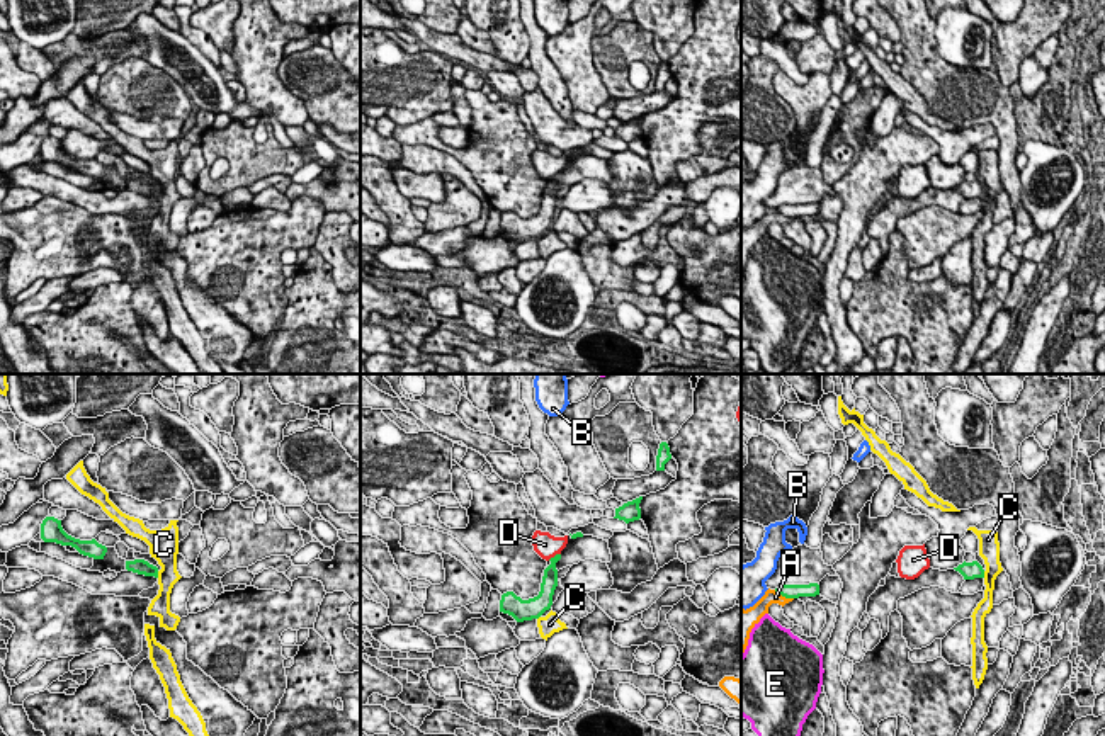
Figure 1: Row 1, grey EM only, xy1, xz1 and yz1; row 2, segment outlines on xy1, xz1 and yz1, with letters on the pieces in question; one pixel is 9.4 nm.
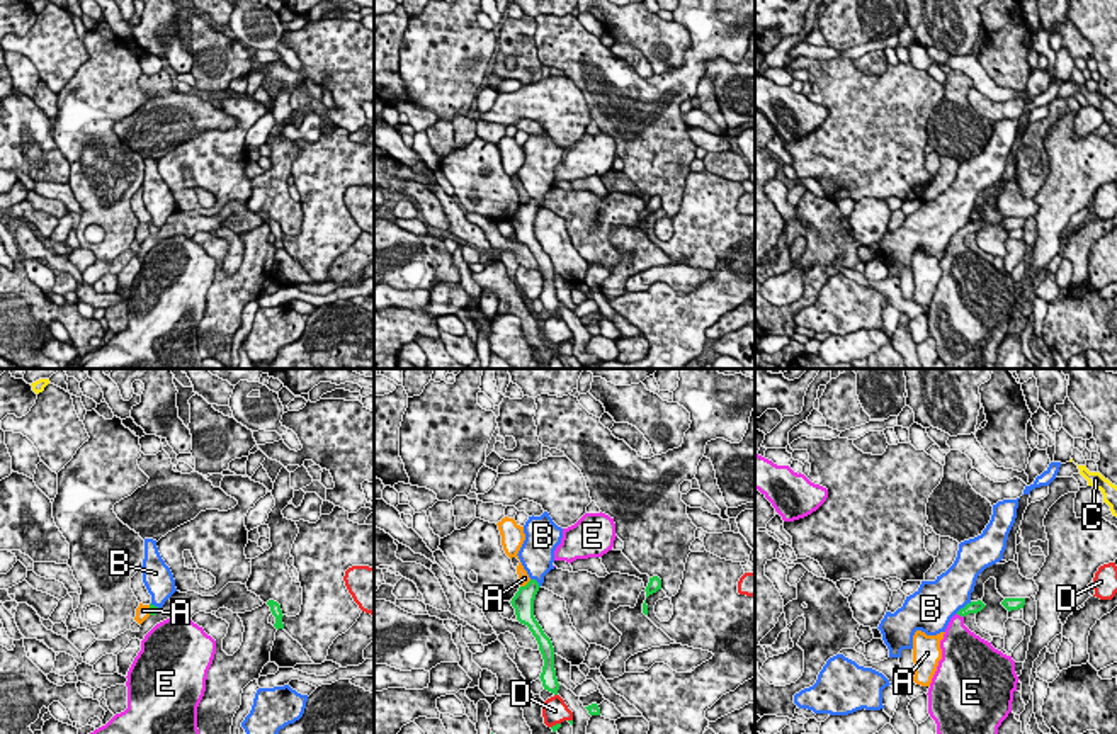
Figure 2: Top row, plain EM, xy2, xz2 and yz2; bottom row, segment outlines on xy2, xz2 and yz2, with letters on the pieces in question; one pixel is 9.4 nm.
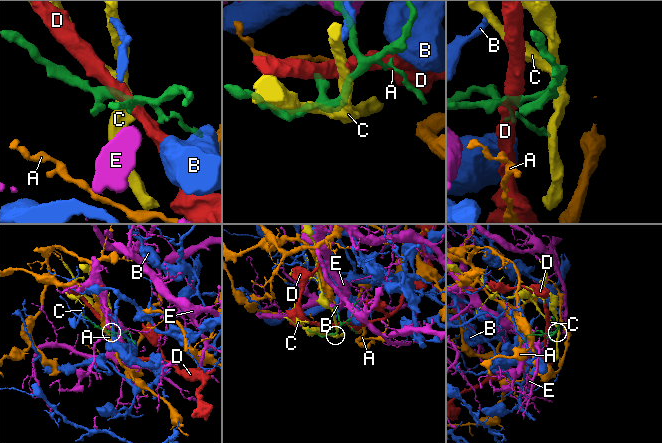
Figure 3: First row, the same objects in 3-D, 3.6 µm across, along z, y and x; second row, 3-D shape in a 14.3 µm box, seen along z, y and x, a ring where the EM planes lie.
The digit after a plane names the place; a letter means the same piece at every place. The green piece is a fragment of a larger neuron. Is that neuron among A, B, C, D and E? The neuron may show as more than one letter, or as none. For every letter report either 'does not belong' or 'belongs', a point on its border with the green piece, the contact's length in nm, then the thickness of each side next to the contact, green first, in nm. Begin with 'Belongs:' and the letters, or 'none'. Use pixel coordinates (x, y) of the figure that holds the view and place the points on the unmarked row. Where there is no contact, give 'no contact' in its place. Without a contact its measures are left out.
Belongs: E
A: does not belong; meets green in yz1 at (784, 215); contact 200 nm long; 130 nm thick on the green side, 130 nm on the other
B: does not belong; meets green in yz2 at (964, 226); contact 190 nm long; 120 nm thick on the green side, 400 nm on the other
C: does not belong; meets green in xy1 at (157, 194); contact 70 nm long; 140 nm thick on the green side, 240 nm on the other
D: does not belong; meets green in xz1 at (555, 175); contact 140 nm long; 160 nm thick on the green side, 220 nm on the other
E: belongs; meets green in yz2 at (959, 233); contact 90 nm long; 120 nm thick on the green side, 280 nm on the other

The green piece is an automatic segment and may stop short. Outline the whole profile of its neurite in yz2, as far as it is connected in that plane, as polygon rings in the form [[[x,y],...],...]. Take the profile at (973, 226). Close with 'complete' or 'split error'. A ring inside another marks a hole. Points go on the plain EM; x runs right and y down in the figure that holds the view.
[[[978,219],[961,228],[949,241],[940,260],[942,279],[928,308],[928,333],[937,343],[938,360],[947,369],[993,369],[998,347],[1012,331],[1018,296],[1012,275],[995,268],[964,245],[964,236],[986,224]]] | split error

